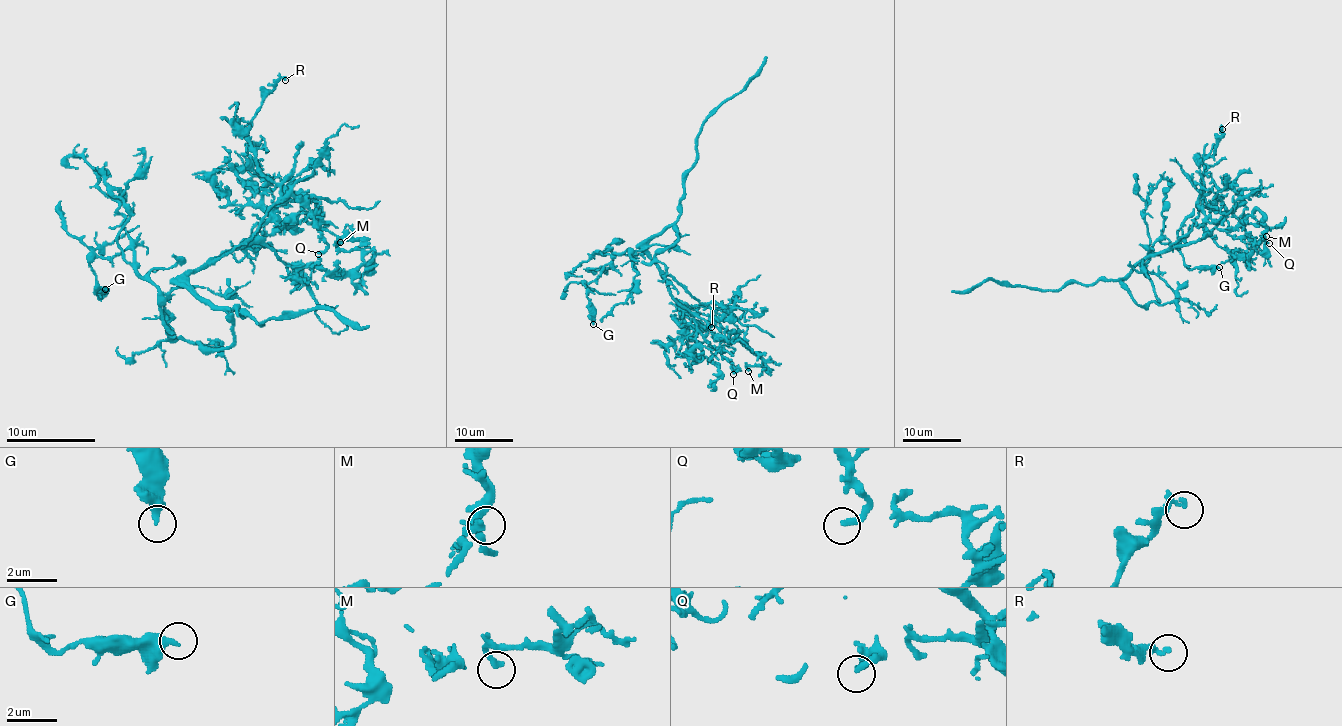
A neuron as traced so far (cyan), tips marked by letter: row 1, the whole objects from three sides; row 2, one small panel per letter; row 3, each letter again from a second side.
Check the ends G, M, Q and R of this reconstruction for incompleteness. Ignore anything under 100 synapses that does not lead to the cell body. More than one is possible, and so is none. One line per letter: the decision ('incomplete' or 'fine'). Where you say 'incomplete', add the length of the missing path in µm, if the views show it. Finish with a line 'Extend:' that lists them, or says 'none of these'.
G: fine
M: fine
Q: fine
R: fine
Extend: none of these

